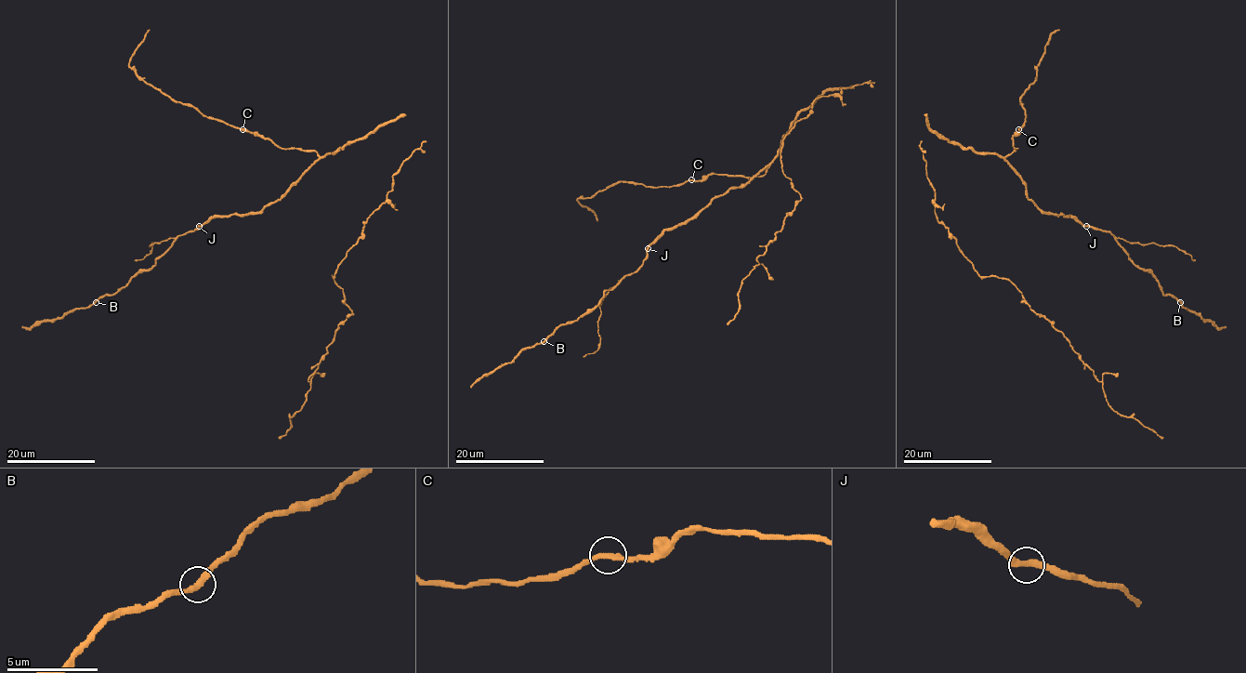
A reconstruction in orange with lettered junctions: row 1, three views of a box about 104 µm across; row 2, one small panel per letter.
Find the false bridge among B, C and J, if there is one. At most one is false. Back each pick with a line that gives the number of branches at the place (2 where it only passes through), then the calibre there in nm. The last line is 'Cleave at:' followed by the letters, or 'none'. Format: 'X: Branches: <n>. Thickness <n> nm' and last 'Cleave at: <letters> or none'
Cleave at: none

